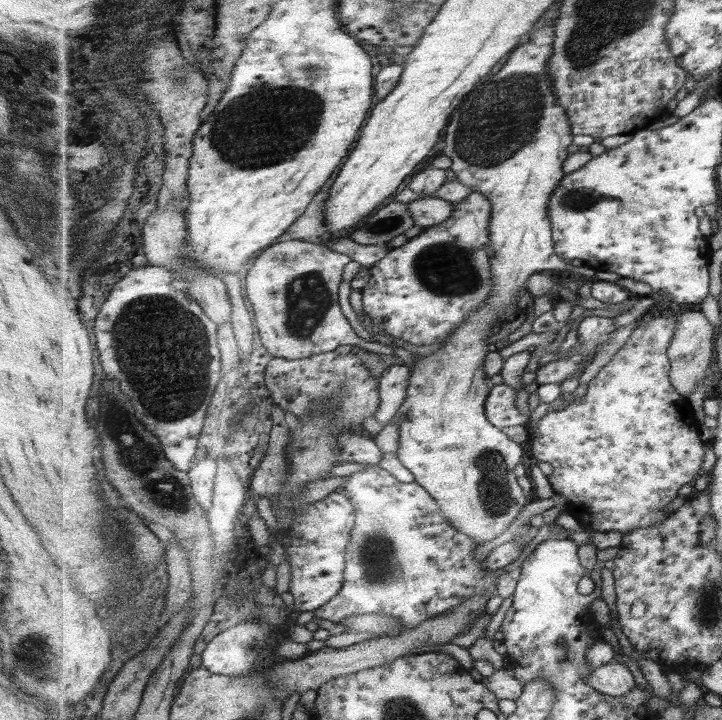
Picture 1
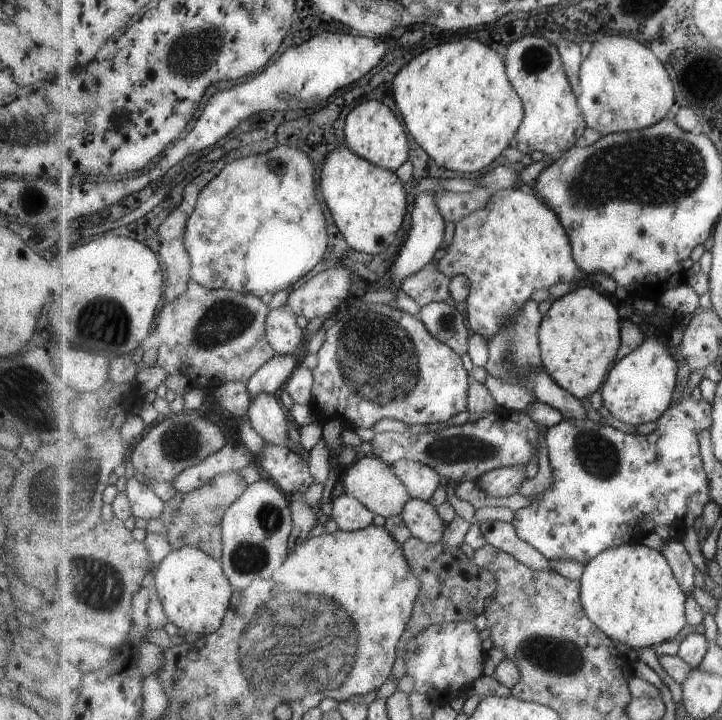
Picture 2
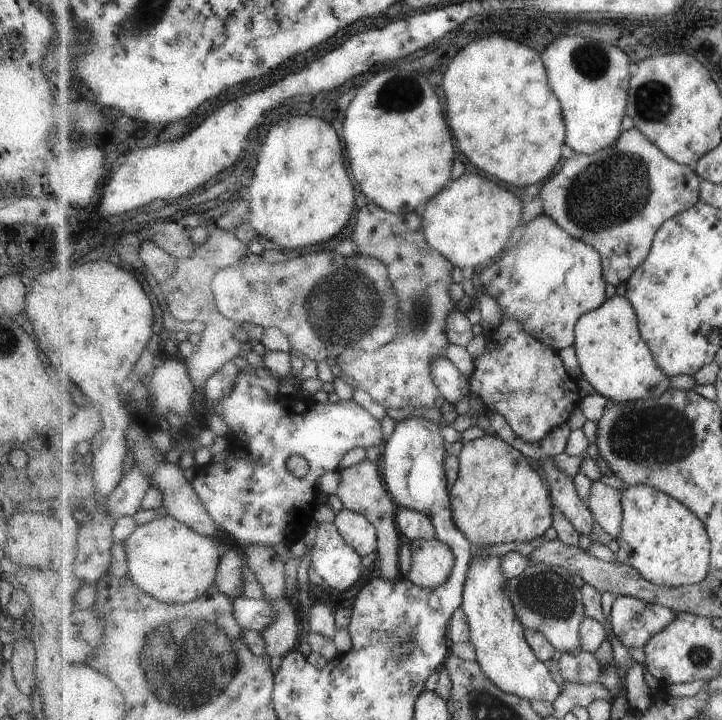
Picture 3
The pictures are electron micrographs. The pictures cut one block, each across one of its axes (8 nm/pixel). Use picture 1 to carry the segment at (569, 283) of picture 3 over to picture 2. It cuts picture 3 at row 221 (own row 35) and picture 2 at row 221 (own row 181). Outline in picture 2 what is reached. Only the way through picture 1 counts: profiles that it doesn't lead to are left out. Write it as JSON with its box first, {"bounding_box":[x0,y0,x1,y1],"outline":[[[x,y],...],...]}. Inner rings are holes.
{"bounding_box":[439,188,585,340],"outline":[[[508,188],[492,194],[487,204],[472,214],[463,217],[455,225],[454,239],[446,254],[439,259],[439,270],[449,276],[465,276],[470,283],[470,292],[466,299],[470,328],[477,334],[493,340],[505,326],[507,320],[523,312],[523,304],[537,292],[547,290],[559,282],[581,283],[585,272],[575,262],[570,235],[563,226],[559,215],[539,200],[535,193]]]}

